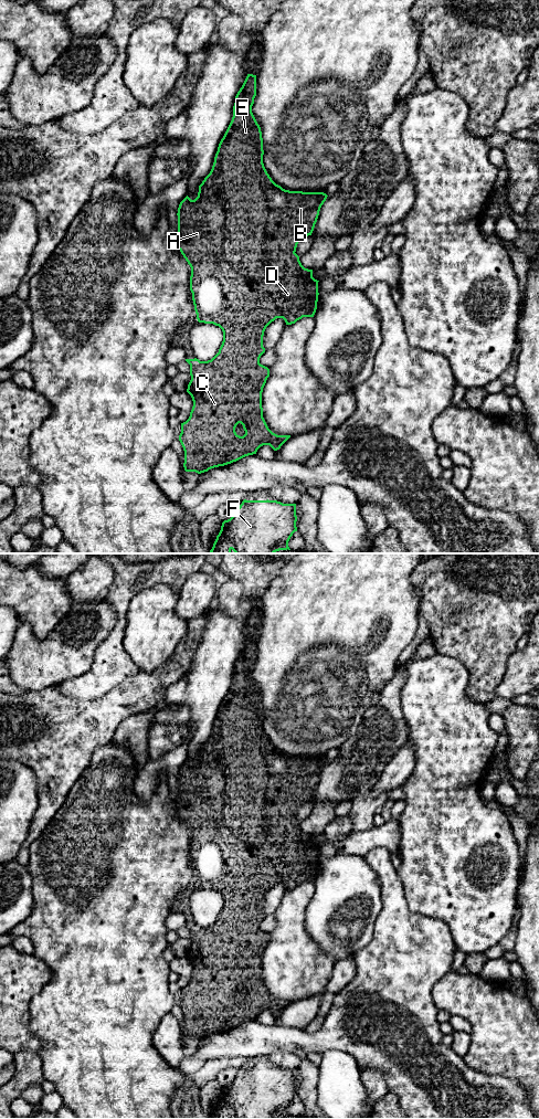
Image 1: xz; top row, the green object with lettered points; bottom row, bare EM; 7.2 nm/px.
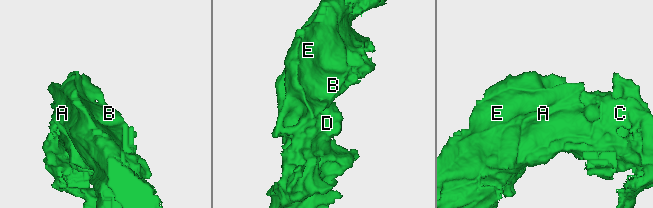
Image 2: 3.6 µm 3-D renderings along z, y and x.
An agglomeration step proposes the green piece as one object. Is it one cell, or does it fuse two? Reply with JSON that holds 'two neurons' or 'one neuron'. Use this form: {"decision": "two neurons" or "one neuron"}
{"decision": "one neuron"}

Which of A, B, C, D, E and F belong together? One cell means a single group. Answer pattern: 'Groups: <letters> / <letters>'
Groups: A B C D E F

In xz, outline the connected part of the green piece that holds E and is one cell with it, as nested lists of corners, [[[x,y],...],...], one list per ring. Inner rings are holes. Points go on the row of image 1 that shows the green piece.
[[[247,74],[242,87],[235,96],[235,103],[233,106],[232,120],[221,139],[218,151],[214,157],[214,162],[210,173],[204,178],[202,183],[199,186],[198,197],[191,200],[188,196],[180,202],[178,208],[178,233],[177,244],[181,254],[191,267],[190,276],[190,291],[192,293],[192,300],[197,319],[199,323],[213,324],[219,326],[223,331],[223,341],[219,349],[219,352],[208,361],[200,361],[199,359],[186,359],[190,365],[191,380],[188,384],[187,392],[191,395],[193,407],[190,412],[189,419],[181,423],[181,433],[179,441],[184,451],[184,463],[183,467],[186,472],[195,472],[198,474],[208,472],[211,468],[224,466],[236,462],[245,456],[256,454],[257,450],[263,445],[270,445],[274,451],[281,448],[281,446],[290,437],[290,435],[277,435],[273,433],[264,418],[262,408],[262,392],[270,377],[270,369],[260,363],[261,356],[265,352],[263,347],[263,336],[266,327],[274,321],[276,318],[283,318],[286,325],[295,324],[303,317],[314,317],[317,309],[318,302],[318,282],[313,277],[313,270],[305,268],[299,256],[295,253],[297,244],[300,240],[308,235],[311,235],[315,224],[317,222],[321,205],[327,199],[327,194],[324,192],[303,192],[303,191],[289,191],[283,189],[276,184],[270,175],[267,173],[263,163],[263,138],[261,127],[257,124],[253,113],[252,106],[256,96],[256,75]],[[241,423],[245,431],[243,436],[240,436],[235,432],[236,425]]]

